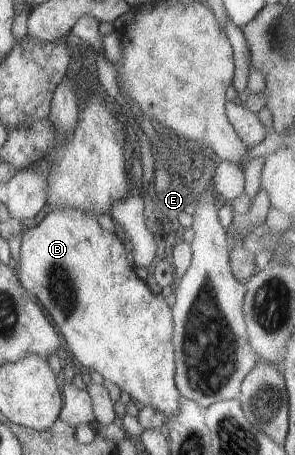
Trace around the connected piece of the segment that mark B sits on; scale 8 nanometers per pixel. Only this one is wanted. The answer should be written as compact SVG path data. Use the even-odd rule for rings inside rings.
M70 207L48 209L41 222L35 225L32 228L27 225L21 234L20 273L16 276L22 288L34 294L40 306L46 308L58 332L62 333L70 362L98 372L103 379L116 384L137 406L154 407L166 420L176 416L180 394L174 384L171 308L162 295L152 294L146 283L136 277L134 266L126 260L124 242L101 228L94 215Z

